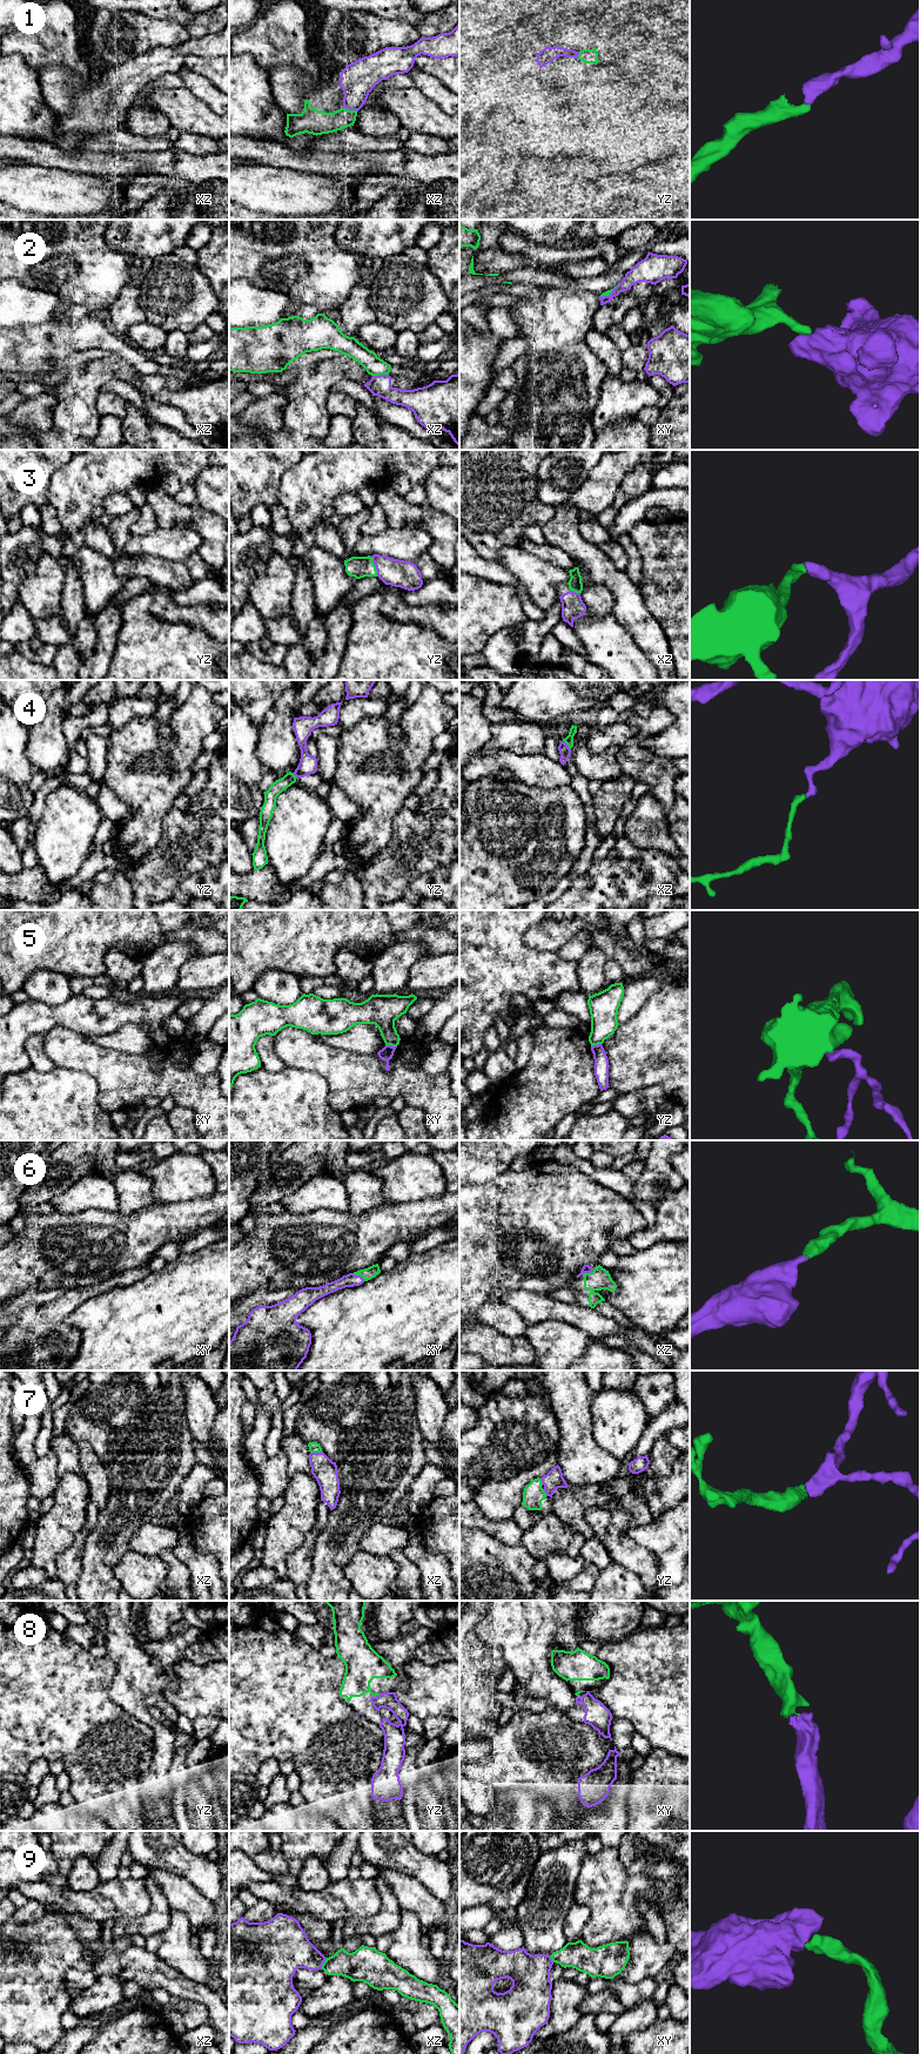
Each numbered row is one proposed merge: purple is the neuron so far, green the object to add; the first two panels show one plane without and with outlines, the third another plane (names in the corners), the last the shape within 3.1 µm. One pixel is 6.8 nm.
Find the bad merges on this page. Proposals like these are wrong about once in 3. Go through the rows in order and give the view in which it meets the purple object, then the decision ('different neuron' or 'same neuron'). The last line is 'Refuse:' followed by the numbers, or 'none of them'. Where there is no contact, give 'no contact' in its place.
1: meets purple in xz; same neuron
2: meets purple in xz; different neuron
3: meets purple in yz; same neuron
4: meets purple in xz; different neuron
5: meets purple in xy; different neuron
6: meets purple in xy; same neuron
7: meets purple in xz; same neuron
8: meets purple in yz; same neuron
9: meets purple in xz; different neuron
Refuse: 2, 4, 5, 9

